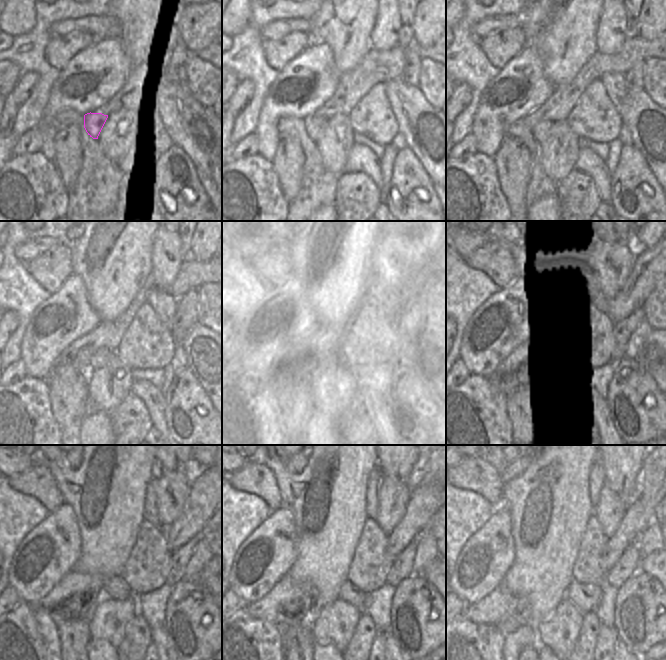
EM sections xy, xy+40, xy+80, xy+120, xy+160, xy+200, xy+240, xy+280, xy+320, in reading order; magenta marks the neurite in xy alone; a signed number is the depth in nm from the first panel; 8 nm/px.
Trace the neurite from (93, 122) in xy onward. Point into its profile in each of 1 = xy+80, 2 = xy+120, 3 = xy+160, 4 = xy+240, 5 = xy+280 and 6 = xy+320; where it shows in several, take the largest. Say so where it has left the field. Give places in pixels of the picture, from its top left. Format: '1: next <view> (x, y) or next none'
1: next xy+80 (541, 131)
2: next xy+120 (97, 360)
3: next xy+160 (331, 358)
4: next xy+240 (118, 589)
5: next xy+280 (350, 593)
6: next xy+320 (587, 597)

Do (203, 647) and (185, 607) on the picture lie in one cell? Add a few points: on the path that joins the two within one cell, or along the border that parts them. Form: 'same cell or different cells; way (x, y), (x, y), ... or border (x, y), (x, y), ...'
same cell; way (199, 637), (193, 617)

